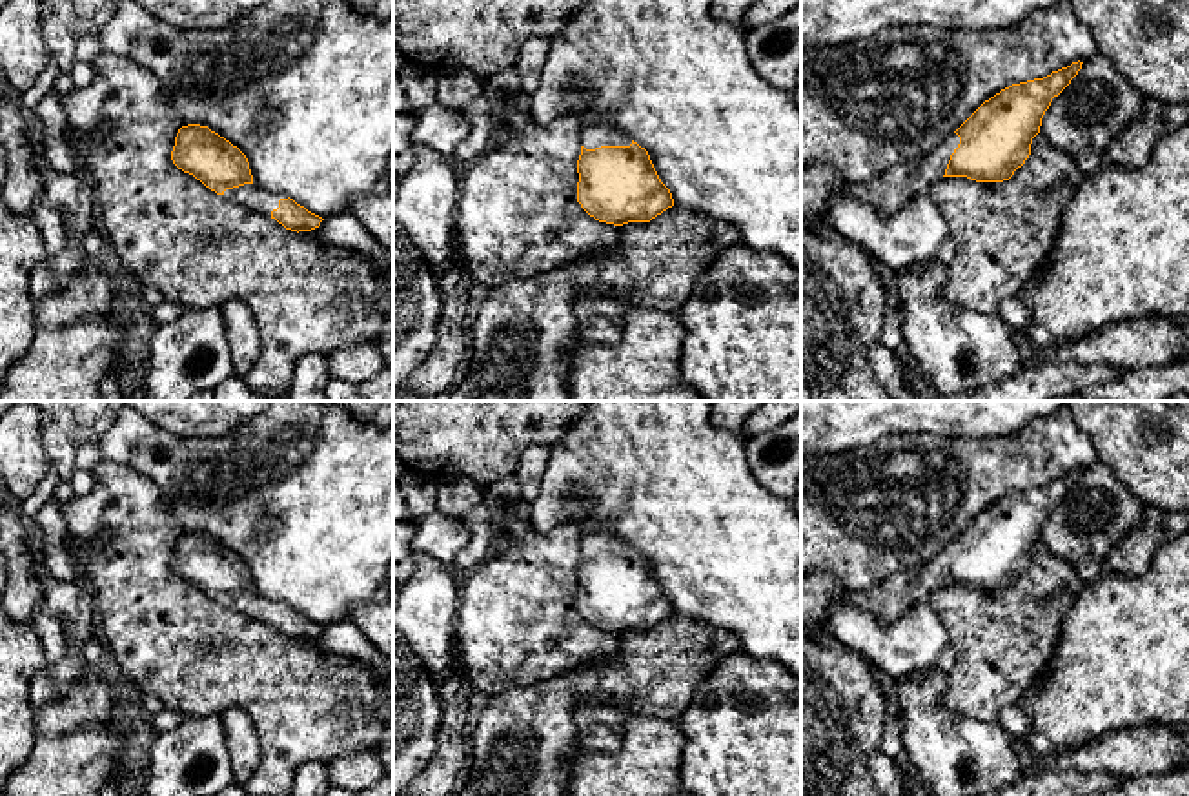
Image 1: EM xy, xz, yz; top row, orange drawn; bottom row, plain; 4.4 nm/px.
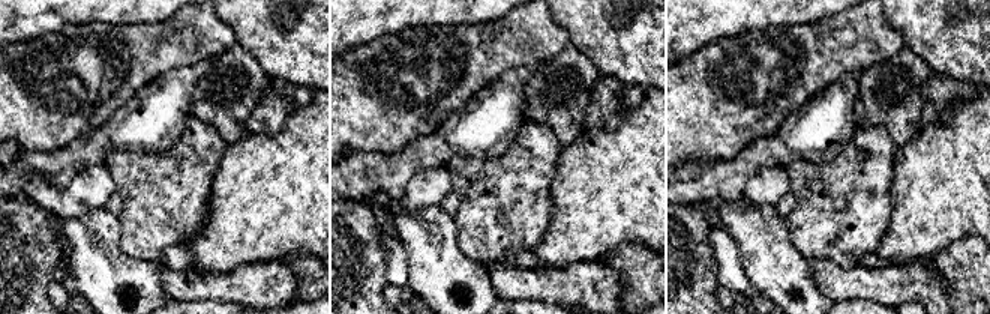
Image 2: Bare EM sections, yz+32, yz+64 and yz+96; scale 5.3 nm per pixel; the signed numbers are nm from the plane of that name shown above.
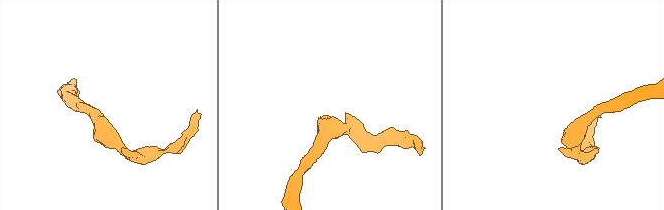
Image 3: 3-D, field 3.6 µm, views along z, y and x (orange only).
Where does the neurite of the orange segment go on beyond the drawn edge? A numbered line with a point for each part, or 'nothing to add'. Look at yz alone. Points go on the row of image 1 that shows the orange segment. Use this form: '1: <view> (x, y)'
1: yz (889, 192)

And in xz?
1: xz (594, 133)

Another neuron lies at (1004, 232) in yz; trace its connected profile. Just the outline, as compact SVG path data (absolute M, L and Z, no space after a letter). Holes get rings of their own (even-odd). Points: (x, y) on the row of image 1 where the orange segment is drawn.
M1040 131L1021 168L1003 182L941 177L930 197L941 209L954 257L947 299L961 310L996 313L1049 260L1063 213L1085 175Z

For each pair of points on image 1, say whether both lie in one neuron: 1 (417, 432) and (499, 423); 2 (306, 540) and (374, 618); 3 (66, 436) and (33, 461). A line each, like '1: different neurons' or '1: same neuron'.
1: same neuron
2: different neurons
3: different neurons

